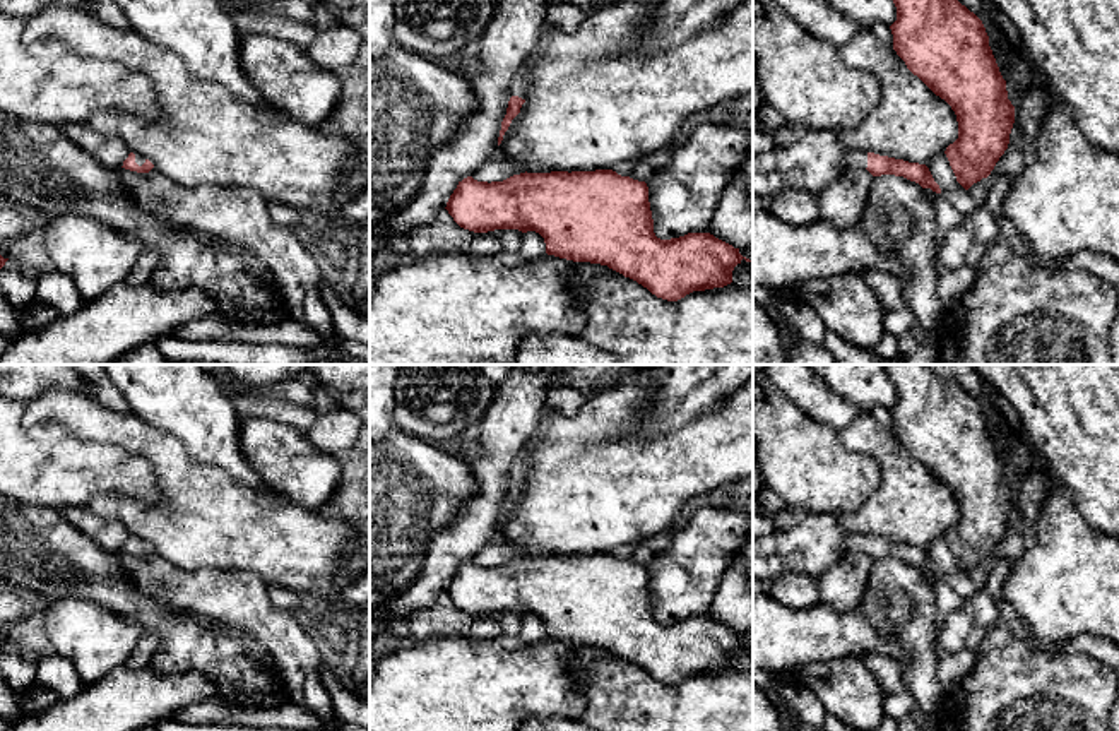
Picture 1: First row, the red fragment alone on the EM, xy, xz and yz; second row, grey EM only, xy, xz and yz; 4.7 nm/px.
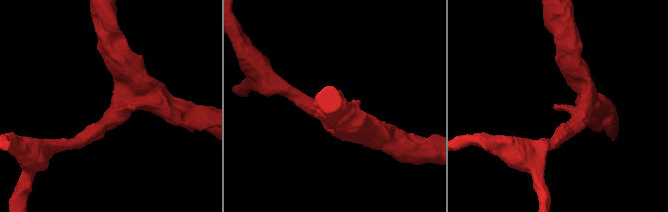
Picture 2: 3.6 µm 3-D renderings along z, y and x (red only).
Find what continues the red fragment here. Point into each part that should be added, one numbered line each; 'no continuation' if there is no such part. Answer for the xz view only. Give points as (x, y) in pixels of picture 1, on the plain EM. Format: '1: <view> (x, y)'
1: xz (521, 468)

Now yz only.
1: yz (856, 543)

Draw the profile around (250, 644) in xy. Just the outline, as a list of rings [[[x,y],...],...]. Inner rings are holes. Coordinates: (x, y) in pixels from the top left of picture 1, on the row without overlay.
[[[204,620],[204,623],[219,637],[238,640],[243,645],[243,649],[248,652],[248,656],[252,656],[257,663],[260,664],[270,663],[263,645],[255,637],[241,632],[240,628],[224,625],[221,621]]]

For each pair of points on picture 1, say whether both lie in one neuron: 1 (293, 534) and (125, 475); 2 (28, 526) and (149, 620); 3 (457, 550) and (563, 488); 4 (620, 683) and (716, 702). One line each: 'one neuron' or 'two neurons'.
1: two neurons
2: one neuron
3: two neurons
4: one neuron

